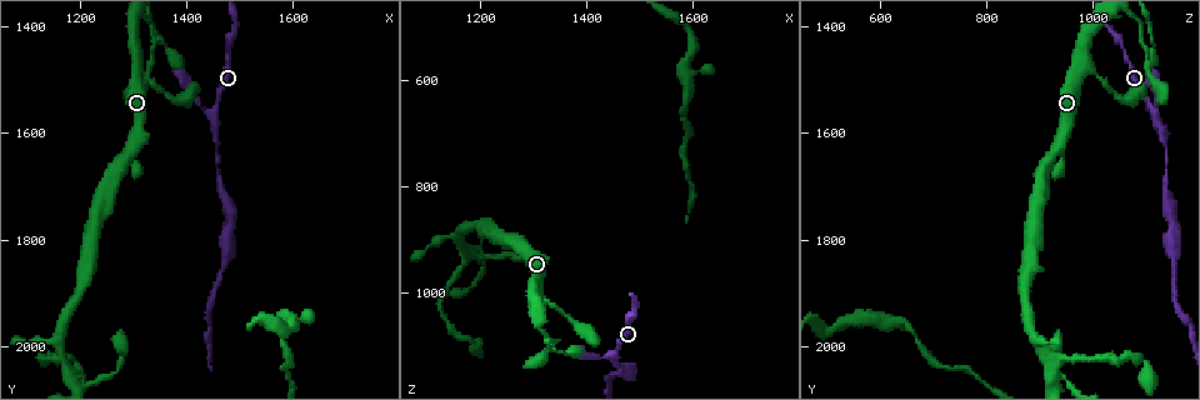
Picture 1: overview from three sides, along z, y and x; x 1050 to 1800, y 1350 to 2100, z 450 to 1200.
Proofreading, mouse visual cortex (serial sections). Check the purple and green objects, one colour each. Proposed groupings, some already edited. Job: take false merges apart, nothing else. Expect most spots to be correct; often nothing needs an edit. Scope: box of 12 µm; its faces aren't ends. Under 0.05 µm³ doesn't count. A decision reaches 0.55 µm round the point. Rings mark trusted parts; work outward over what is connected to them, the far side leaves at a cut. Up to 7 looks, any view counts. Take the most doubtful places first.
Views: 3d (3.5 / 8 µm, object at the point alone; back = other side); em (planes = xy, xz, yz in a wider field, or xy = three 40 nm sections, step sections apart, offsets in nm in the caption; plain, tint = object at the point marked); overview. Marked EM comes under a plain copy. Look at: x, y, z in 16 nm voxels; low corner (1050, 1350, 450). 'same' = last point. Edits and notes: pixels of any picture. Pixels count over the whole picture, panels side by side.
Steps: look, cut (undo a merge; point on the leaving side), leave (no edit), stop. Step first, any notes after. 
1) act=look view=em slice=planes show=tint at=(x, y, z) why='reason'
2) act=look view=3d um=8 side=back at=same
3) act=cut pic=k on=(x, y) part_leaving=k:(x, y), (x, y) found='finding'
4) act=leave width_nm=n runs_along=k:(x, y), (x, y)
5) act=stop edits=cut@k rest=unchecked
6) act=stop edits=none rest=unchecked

act=look view=em slice=xy step=1 show=tint at=(1460, 1565, 1115) why='calibre changes'

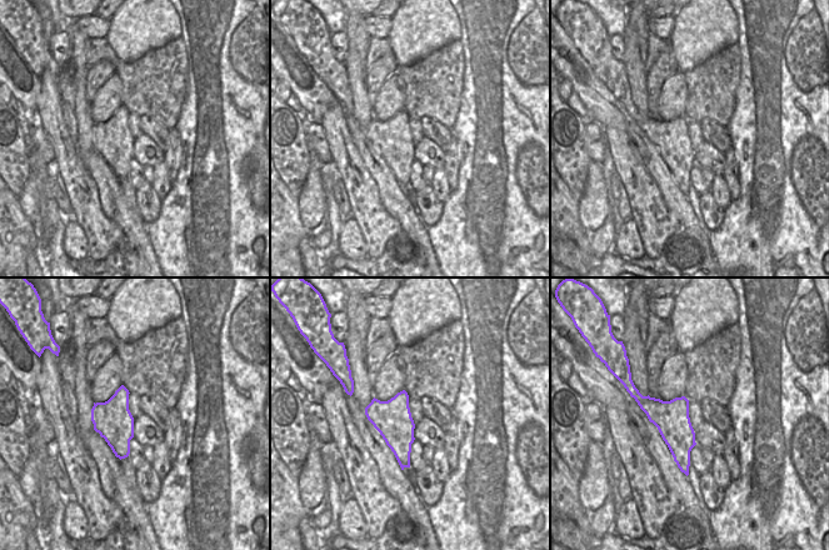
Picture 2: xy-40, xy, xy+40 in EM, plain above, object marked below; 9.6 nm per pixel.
act=look view=3d um=3.5 at=same why='wider look'

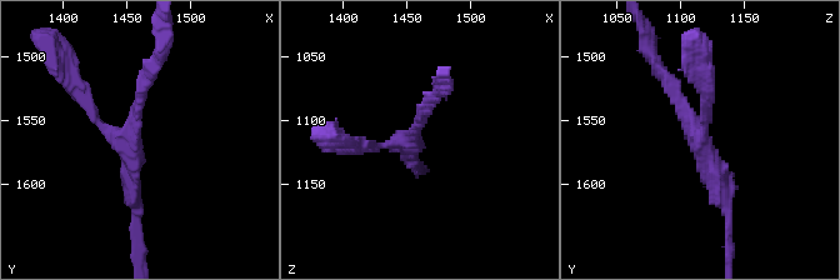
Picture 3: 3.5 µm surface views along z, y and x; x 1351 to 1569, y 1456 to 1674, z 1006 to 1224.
act=leave arms=3 runs_along=3:(656, 63), (698, 131), (726, 208) found='one cell here'

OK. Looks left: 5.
act=look view=3d um=3.5 at=(1165, 2025, 920) why='thick turns thin'

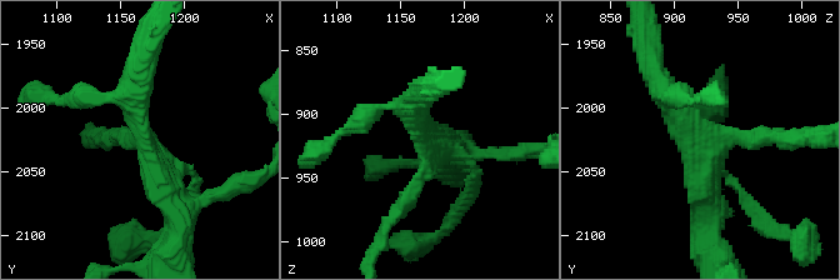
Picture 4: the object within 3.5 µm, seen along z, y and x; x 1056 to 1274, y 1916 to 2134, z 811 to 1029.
act=leave arm_widths_nm=150,200,300,400 found='one cell here'

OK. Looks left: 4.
act=look view=em slice=xy step=3 show=tint at=(1190, 2030, 1090) why='sharp bend'

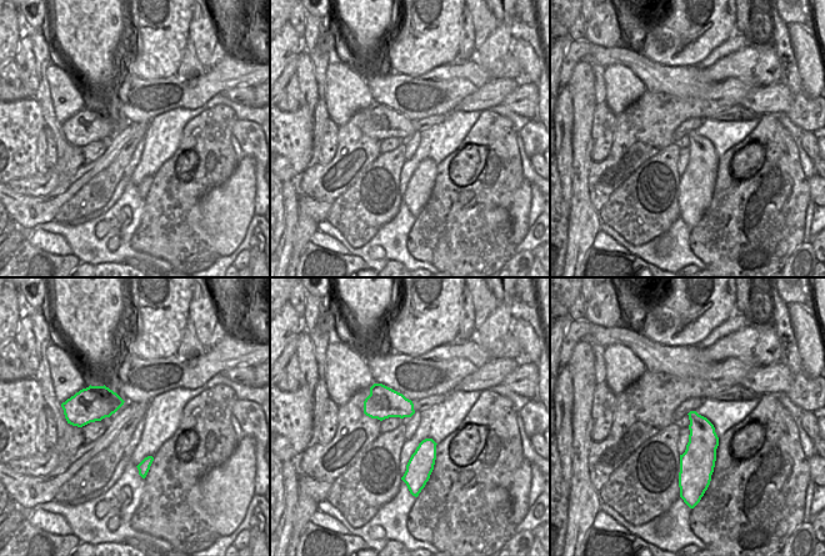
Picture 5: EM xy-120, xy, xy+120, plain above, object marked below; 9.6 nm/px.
act=look view=3d um=3.5 at=same

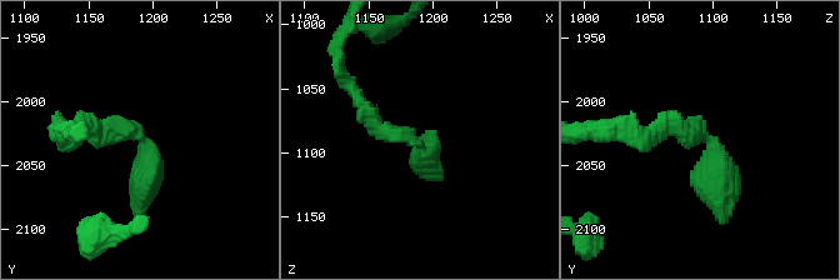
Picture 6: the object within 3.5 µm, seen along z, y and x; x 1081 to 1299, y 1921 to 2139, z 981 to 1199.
act=leave runs_along=6:(81, 128), (135, 131), (146, 146), (139, 220) found='all the same cell'

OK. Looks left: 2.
act=stop edits=none rest=unchecked

